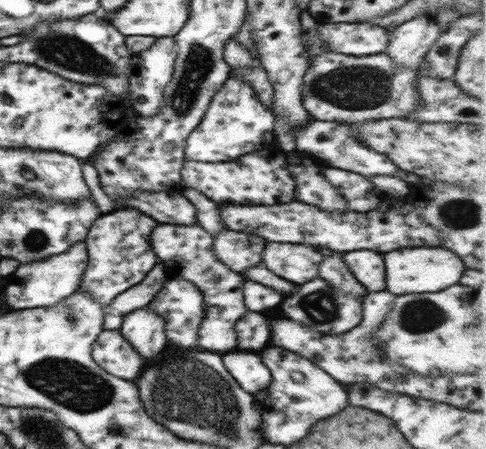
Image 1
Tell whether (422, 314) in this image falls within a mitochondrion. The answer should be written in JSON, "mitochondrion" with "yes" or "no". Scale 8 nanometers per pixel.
{"mitochondrion":"yes"}

